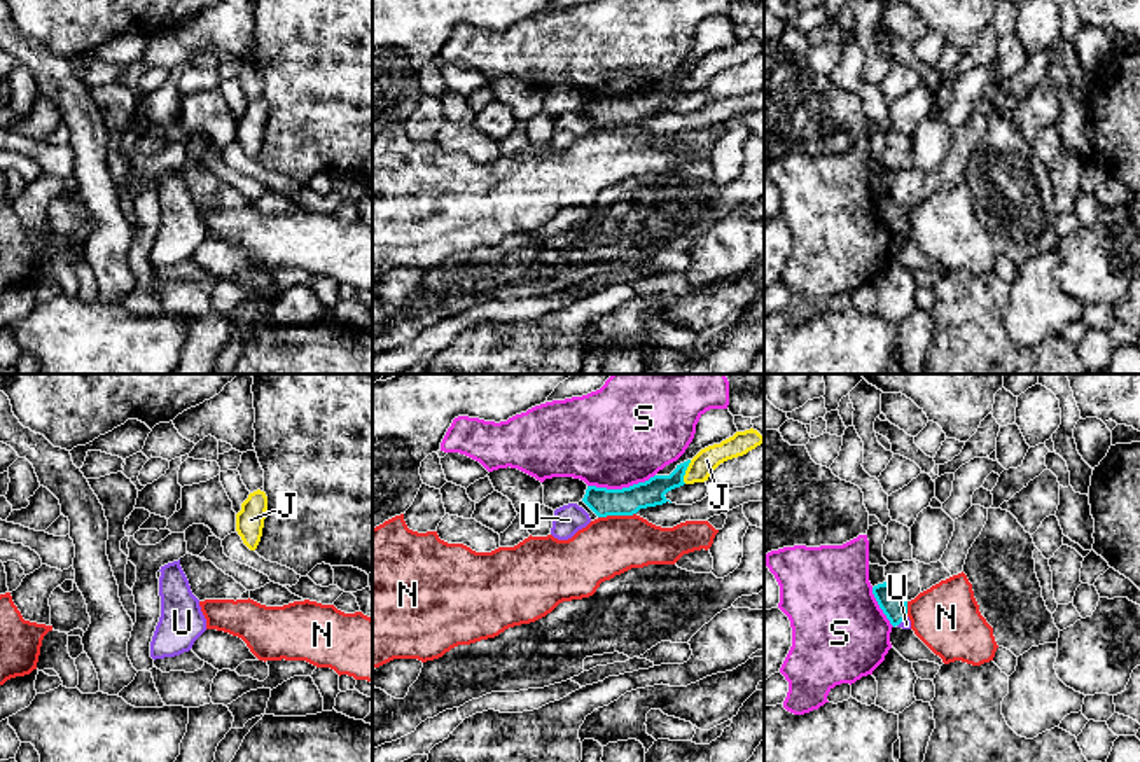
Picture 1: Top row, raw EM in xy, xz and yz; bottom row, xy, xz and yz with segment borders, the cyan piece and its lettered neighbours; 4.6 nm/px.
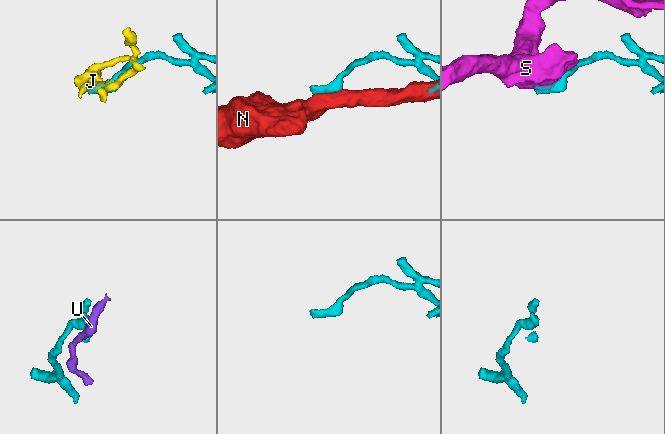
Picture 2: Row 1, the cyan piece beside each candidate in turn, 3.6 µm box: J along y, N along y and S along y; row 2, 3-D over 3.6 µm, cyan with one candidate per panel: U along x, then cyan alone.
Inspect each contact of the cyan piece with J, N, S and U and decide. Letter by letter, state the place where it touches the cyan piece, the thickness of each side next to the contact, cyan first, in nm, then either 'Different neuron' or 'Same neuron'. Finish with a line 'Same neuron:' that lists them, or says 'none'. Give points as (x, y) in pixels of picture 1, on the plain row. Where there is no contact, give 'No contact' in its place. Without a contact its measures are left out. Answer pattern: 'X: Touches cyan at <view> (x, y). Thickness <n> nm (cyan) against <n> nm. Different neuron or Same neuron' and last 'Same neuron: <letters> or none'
J: Touches cyan at xz (684, 81). Thickness 120 nm (cyan) against 110 nm. Different neuron
N: Touches cyan at xz (616, 123). Thickness 130 nm (cyan) against 280 nm. Different neuron
S: Touches cyan at xz (623, 96). Thickness 130 nm (cyan) against 440 nm. Different neuron
U: Touches cyan at yz (903, 228). Thickness 110 nm (cyan) against 50 nm. Different neuron
Same neuron: none

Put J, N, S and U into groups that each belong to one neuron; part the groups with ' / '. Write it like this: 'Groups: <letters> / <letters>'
Groups: J / N / S / U

